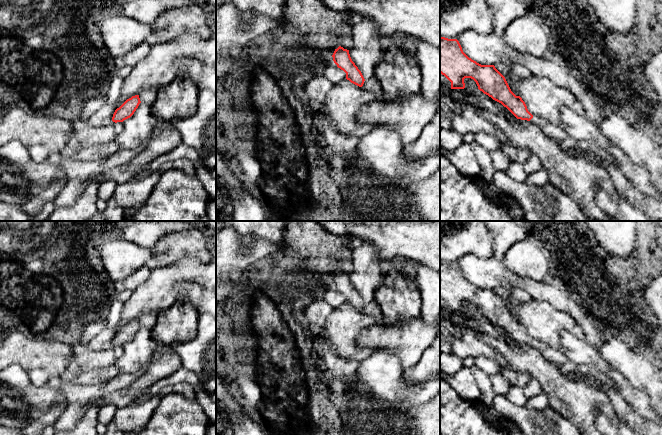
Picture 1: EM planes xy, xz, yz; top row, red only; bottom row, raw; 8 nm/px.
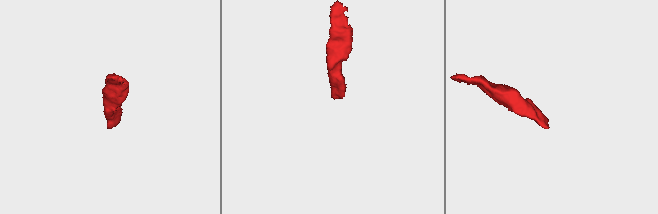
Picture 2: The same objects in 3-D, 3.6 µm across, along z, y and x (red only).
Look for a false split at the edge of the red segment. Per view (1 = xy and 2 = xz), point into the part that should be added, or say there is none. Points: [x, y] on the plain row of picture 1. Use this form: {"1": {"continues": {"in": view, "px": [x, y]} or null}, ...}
{"1": {"continues": {"in": "xy", "px": [148, 320]}}, "2": {"continues": {"in": "xz", "px": [372, 308]}}}

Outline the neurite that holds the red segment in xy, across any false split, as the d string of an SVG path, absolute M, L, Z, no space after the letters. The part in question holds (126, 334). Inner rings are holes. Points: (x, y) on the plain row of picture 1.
M144 313L139 319L132 320L131 322L127 323L119 332L117 332L113 338L112 345L117 347L123 346L124 344L130 342L141 326L146 327L151 331L156 321L156 313Z

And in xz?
M339 270L337 273L335 273L332 281L337 291L346 297L347 304L373 317L375 319L374 324L376 325L382 324L383 316L377 301L373 299L371 302L365 304L361 295L352 285L349 278L349 274Z

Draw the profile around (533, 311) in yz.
M531 299L519 304L519 317L528 335L550 347L561 350L562 331L579 339L585 334L577 321L568 313L555 310L547 301Z

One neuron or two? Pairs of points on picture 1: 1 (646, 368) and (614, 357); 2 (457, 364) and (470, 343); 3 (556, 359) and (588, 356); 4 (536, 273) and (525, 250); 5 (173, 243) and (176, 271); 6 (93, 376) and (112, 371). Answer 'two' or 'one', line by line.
1: one
2: two
3: two
4: one
5: two
6: one

